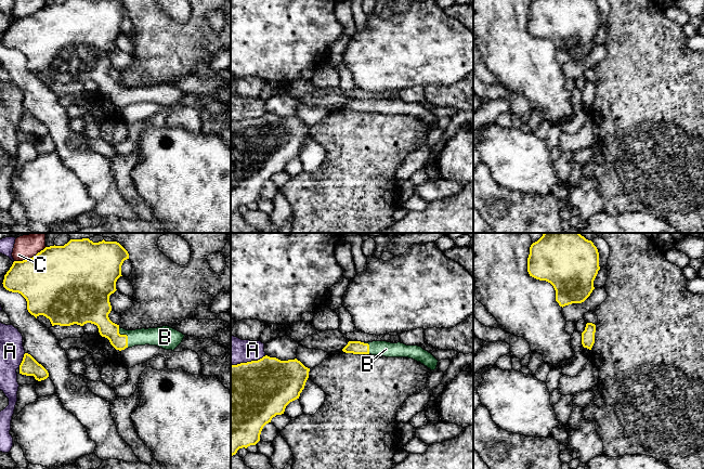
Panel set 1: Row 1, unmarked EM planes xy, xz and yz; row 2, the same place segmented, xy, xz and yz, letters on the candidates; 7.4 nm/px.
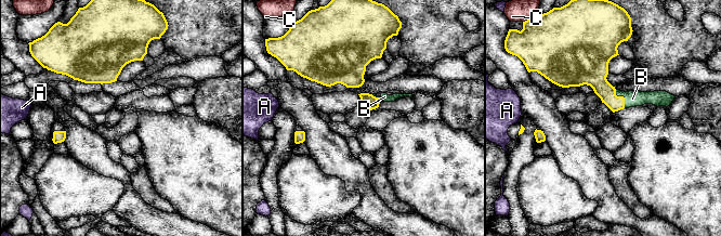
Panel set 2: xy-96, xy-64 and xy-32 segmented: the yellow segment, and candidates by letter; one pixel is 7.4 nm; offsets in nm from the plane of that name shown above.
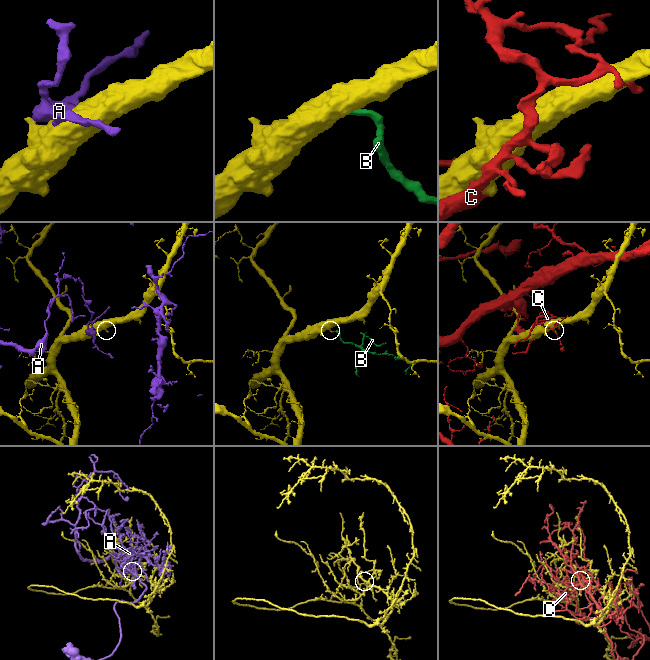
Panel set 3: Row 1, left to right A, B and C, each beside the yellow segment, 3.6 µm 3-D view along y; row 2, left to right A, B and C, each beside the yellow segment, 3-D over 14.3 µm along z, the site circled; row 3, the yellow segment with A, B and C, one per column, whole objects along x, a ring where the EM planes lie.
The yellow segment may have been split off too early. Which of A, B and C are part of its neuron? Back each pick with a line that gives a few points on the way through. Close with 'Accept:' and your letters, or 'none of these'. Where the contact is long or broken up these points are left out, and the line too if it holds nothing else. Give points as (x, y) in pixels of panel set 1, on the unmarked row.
B: Path across: xy (99, 73), (117, 92), (126, 92), (159, 93)
Accept: B

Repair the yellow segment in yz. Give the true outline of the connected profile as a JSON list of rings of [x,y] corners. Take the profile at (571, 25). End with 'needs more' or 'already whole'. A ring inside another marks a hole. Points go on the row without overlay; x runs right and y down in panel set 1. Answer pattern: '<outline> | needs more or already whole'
[[[533,0],[530,4],[530,34],[550,40],[562,65],[582,61],[590,53],[599,27],[594,0]]] | already whole

